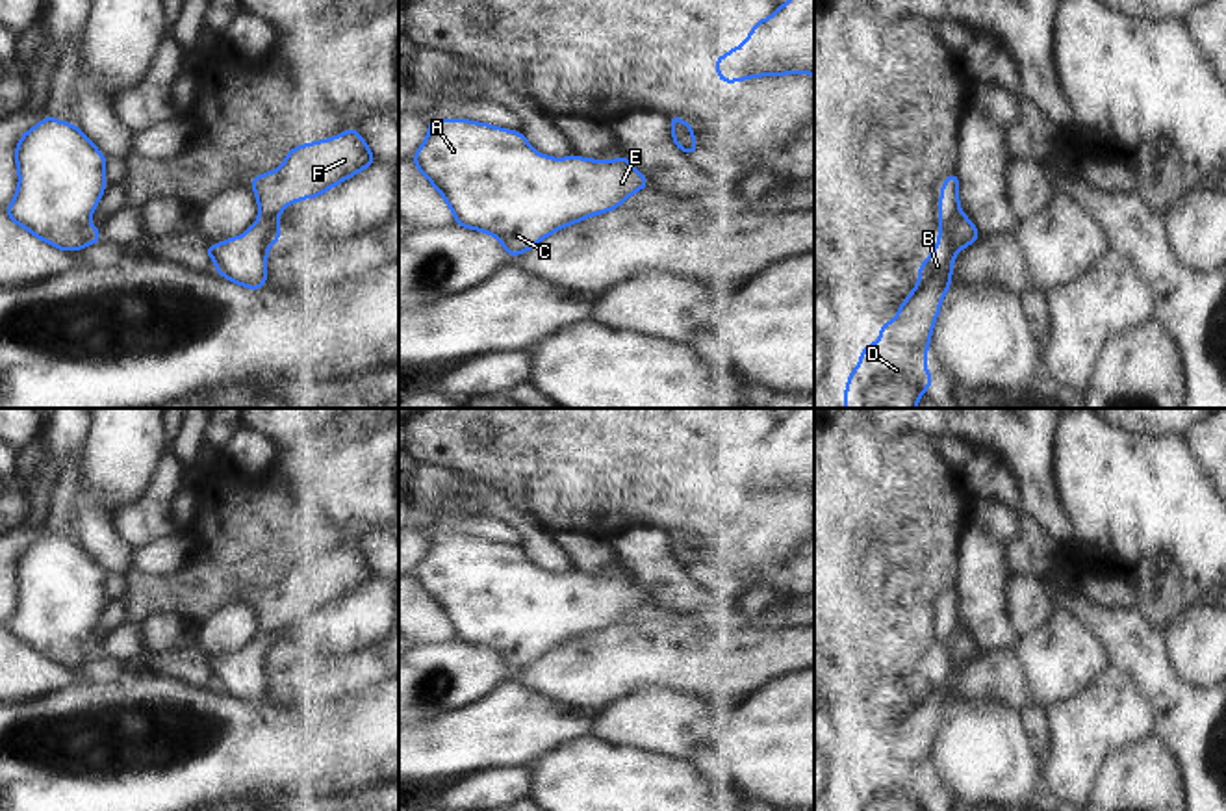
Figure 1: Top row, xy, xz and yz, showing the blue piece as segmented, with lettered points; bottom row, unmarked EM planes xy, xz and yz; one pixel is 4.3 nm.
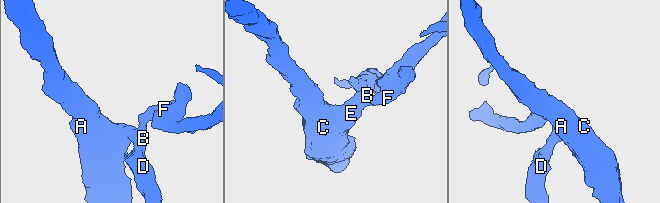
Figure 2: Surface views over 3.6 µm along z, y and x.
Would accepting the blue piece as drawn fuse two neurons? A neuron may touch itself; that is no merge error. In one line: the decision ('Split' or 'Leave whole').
Split

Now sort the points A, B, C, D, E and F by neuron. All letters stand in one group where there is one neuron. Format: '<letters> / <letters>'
A B C D E / F

